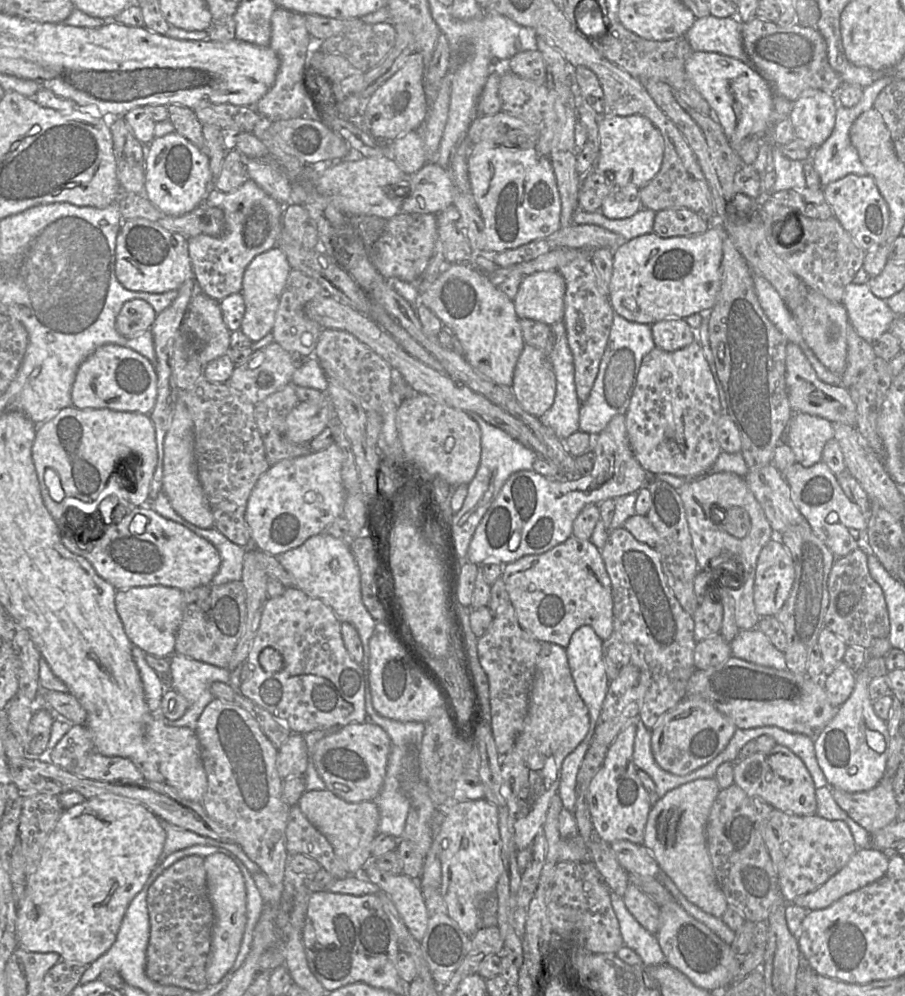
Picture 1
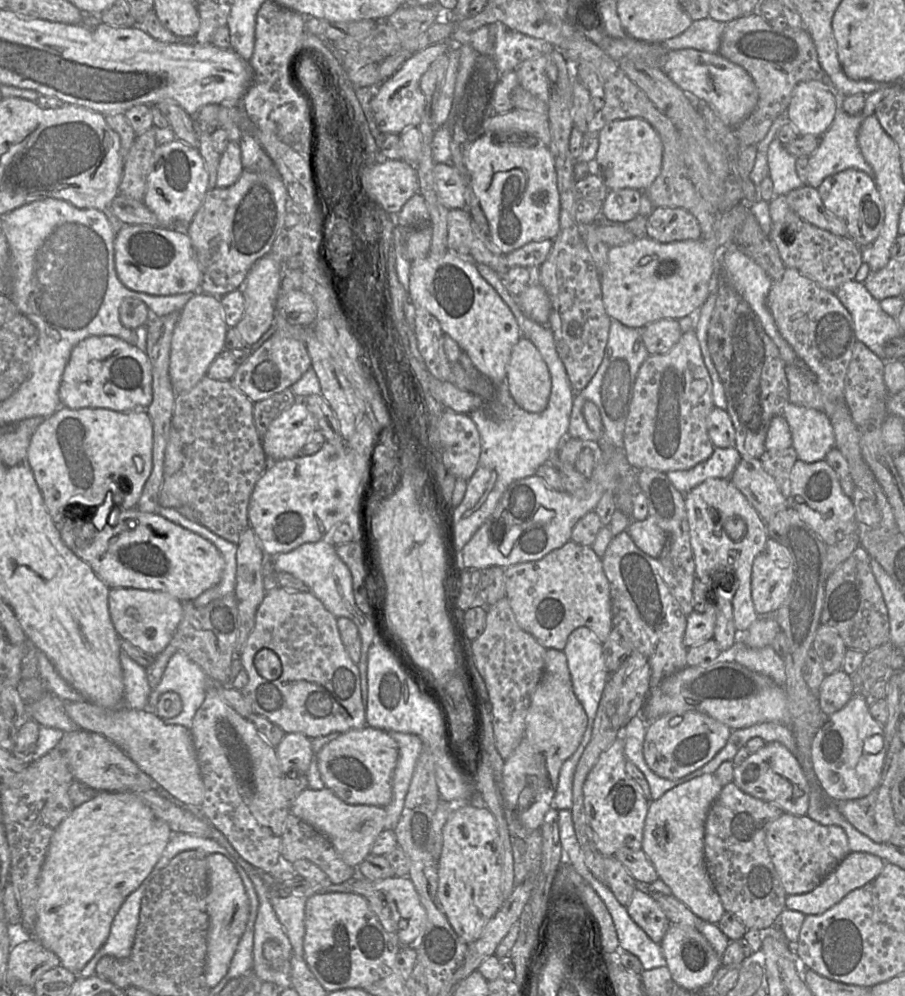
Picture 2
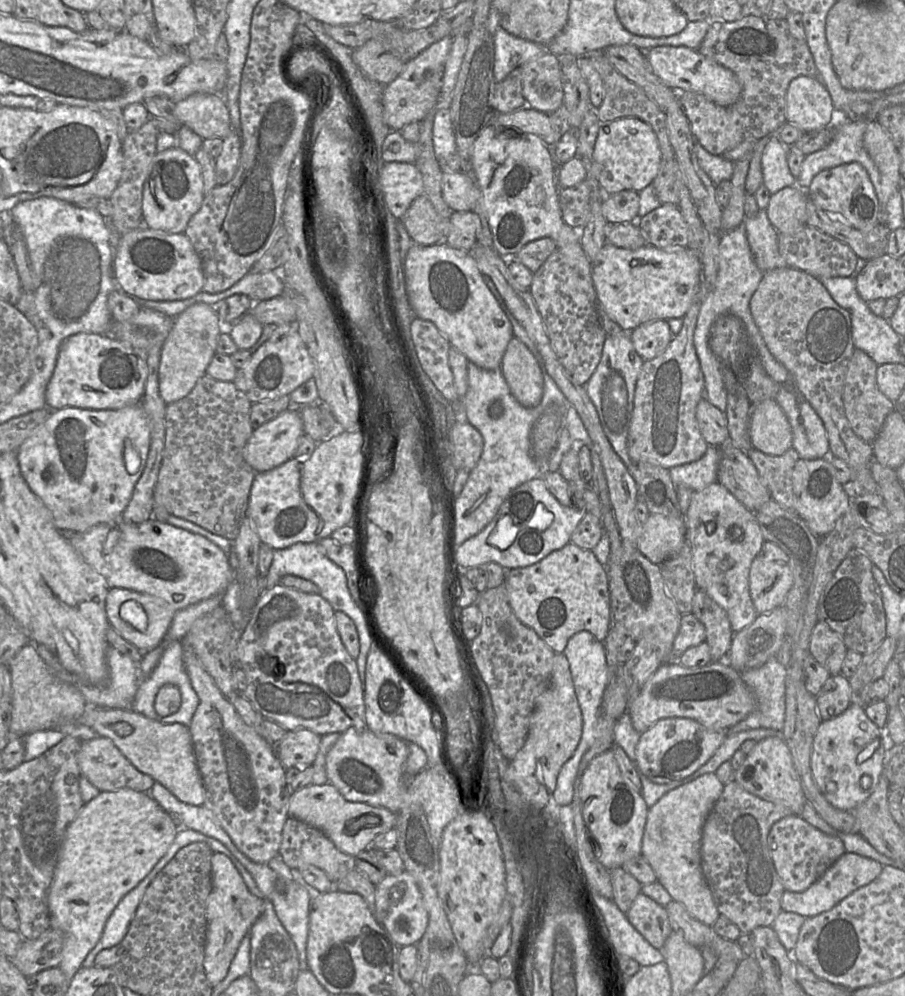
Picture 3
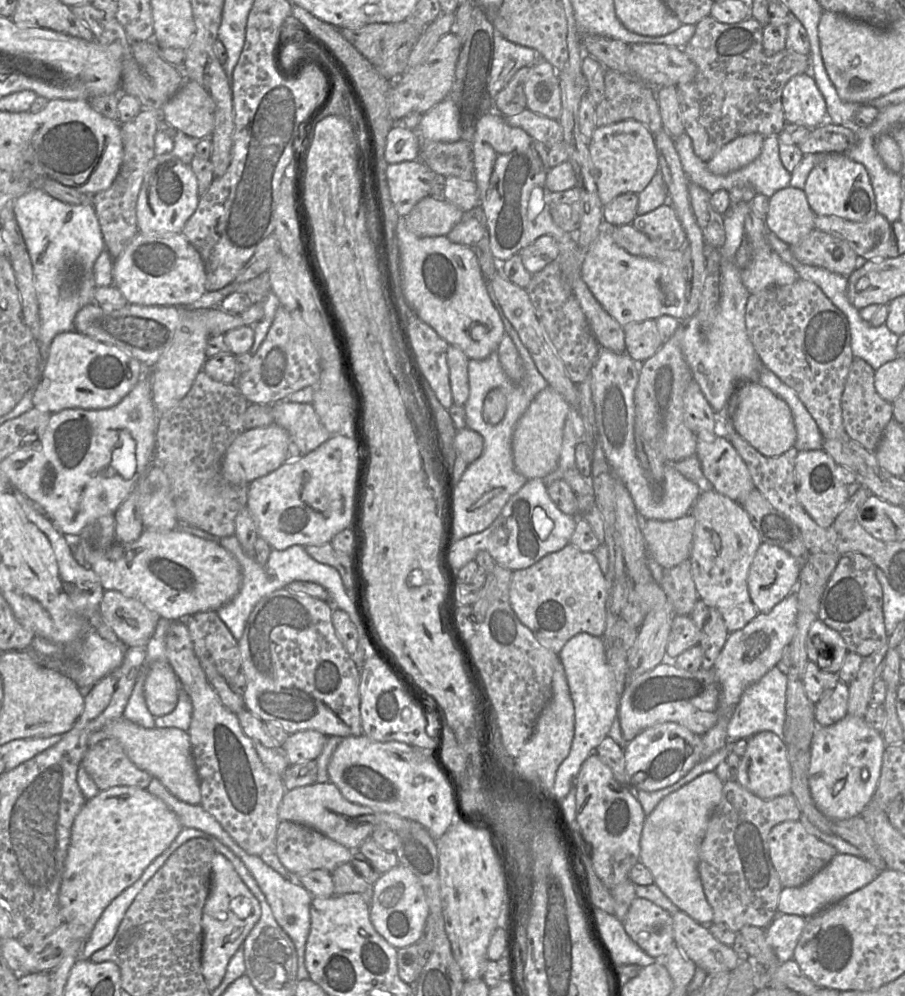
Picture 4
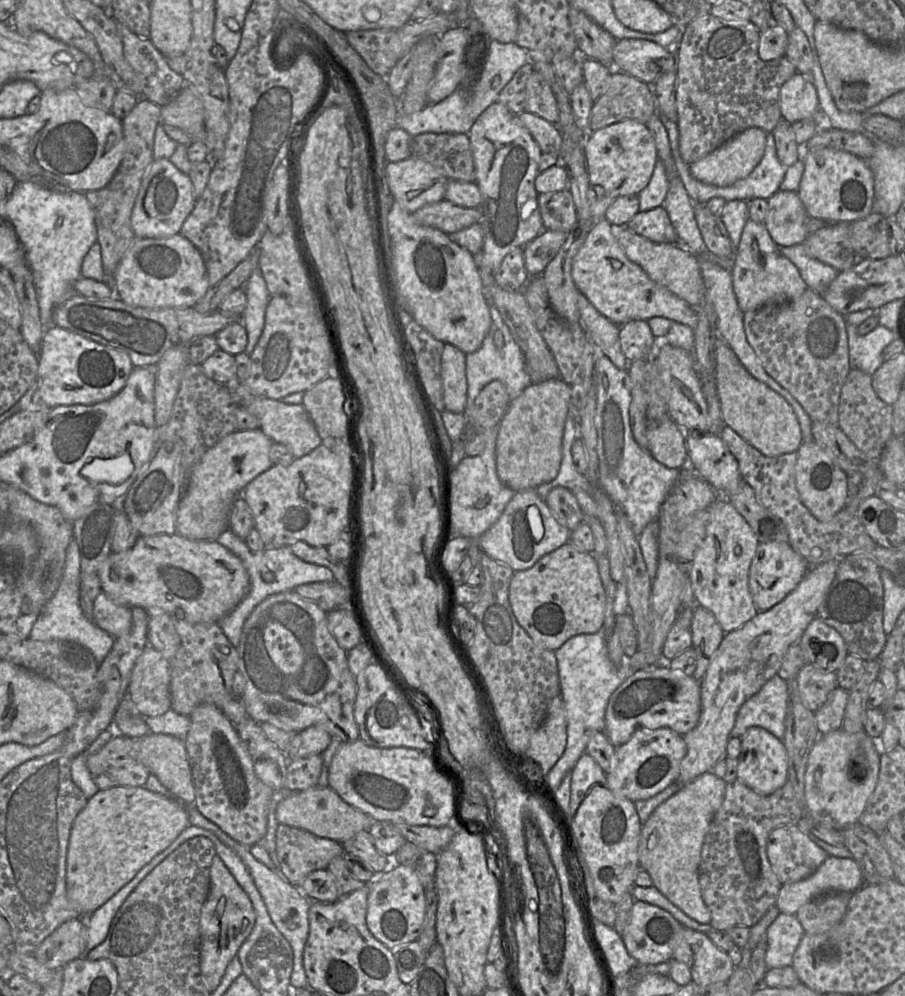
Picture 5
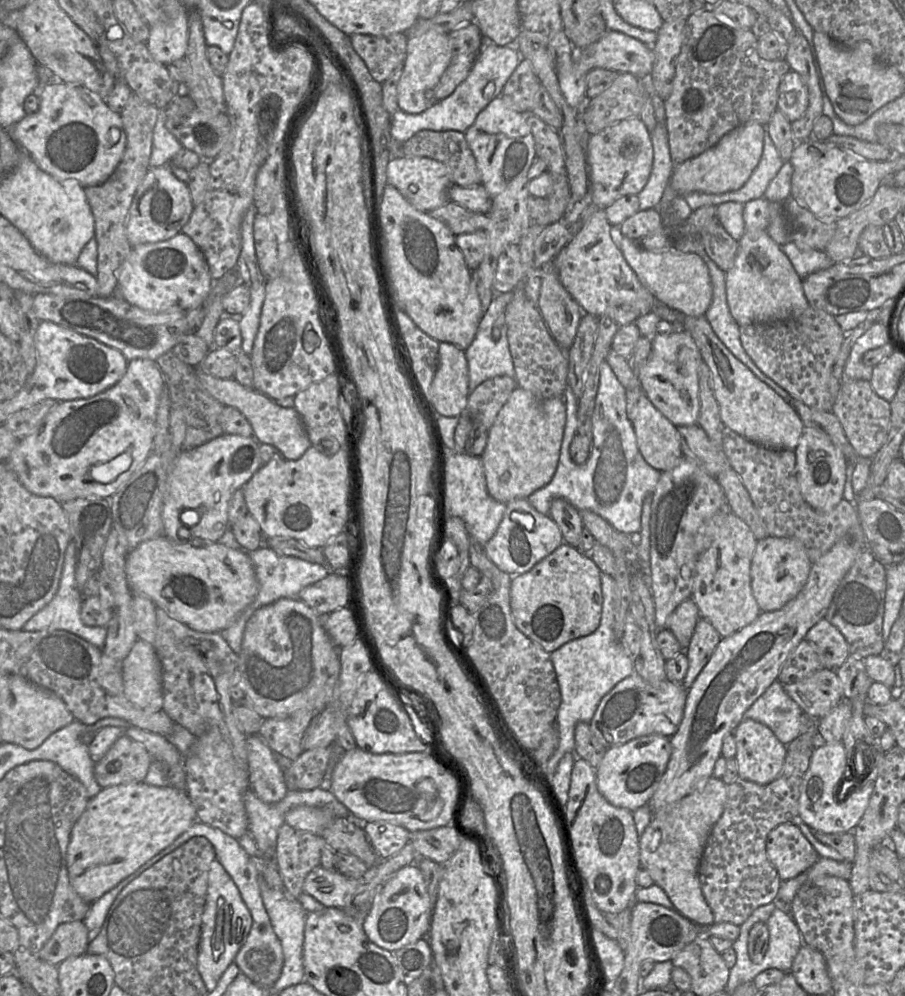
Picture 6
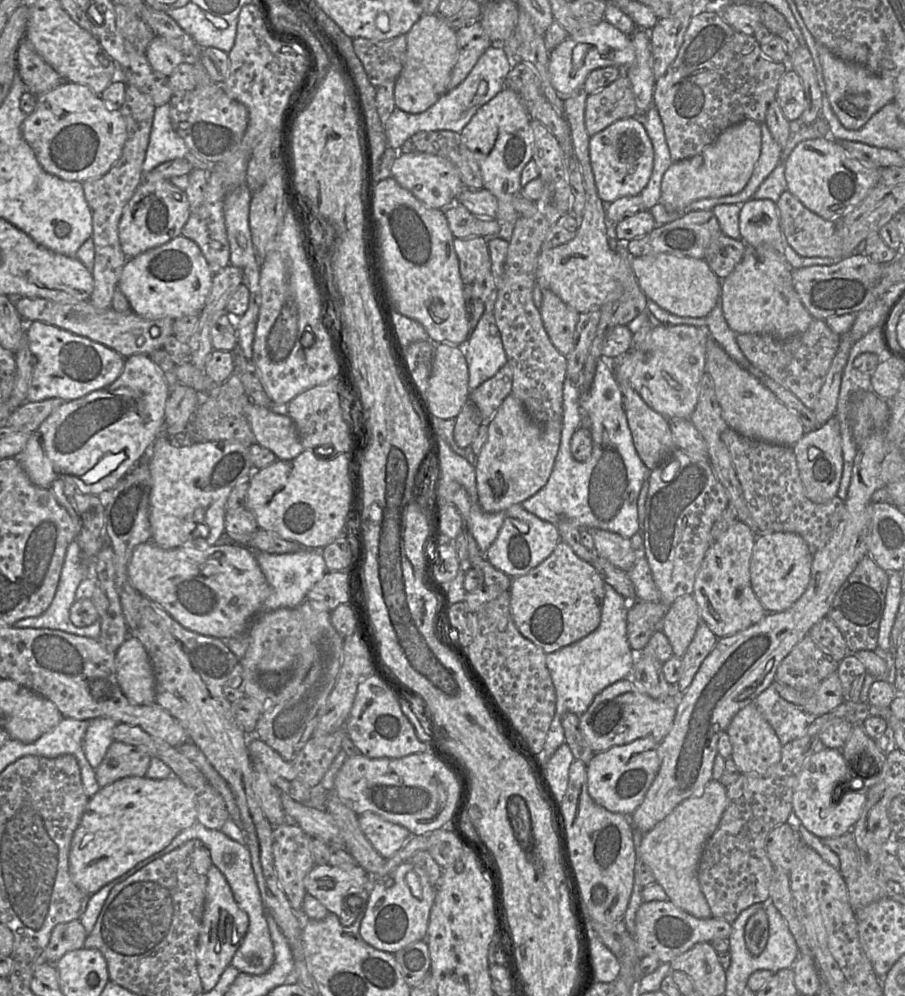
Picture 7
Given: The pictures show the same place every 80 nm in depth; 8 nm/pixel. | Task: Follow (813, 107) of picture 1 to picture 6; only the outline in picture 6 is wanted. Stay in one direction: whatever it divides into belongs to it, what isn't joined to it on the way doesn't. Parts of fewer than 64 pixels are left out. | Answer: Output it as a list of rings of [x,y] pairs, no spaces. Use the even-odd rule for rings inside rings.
[[[794,70],[787,72],[778,88],[778,109],[792,123],[803,116],[809,104],[807,87]]]

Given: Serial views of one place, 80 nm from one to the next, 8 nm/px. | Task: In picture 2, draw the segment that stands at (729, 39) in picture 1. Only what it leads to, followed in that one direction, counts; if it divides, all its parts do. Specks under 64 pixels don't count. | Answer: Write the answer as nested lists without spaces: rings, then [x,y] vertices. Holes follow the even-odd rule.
[[[710,16],[694,20],[680,35],[664,40],[661,44],[668,50],[693,48],[699,51],[718,52],[725,23]]]

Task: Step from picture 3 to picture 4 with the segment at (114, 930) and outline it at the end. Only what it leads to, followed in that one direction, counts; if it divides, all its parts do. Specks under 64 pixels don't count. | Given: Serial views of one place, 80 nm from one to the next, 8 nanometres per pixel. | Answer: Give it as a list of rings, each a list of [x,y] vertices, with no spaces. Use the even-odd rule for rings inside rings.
[[[167,848],[144,870],[136,882],[126,888],[106,907],[95,924],[90,936],[87,938],[83,951],[78,956],[78,959],[90,960],[93,953],[111,943],[126,911],[145,884],[171,856],[169,855],[170,851],[171,850]]]

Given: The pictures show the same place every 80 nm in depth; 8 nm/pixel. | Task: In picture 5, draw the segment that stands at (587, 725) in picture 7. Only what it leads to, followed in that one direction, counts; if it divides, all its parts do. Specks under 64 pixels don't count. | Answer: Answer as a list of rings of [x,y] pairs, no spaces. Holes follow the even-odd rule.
[[[654,666],[629,671],[629,676],[610,696],[602,731],[617,747],[626,743],[637,729],[670,728],[685,735],[695,728],[701,713],[700,682],[669,666]]]

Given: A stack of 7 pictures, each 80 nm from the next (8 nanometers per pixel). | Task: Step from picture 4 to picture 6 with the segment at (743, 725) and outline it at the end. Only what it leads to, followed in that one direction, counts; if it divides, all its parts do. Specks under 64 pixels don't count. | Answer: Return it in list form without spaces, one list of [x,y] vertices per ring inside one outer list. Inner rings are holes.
[[[776,680],[745,711],[744,719],[766,725],[781,743],[788,745],[802,733],[803,715],[801,708],[785,692],[783,684]]]

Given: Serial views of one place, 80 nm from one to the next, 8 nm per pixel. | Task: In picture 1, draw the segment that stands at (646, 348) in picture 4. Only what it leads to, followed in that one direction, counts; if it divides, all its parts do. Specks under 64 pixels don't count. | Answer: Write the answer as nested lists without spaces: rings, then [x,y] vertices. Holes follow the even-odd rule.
[[[667,318],[650,327],[655,347],[667,352],[685,348],[698,340],[697,329],[691,329],[682,318]]]

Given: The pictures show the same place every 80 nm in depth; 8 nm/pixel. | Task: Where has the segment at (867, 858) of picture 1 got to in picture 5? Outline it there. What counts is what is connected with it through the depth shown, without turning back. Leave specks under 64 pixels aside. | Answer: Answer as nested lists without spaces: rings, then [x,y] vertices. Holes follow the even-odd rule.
[[[829,856],[809,877],[797,882],[782,884],[775,905],[782,913],[796,915],[802,905],[818,896],[828,892],[853,893],[863,885],[861,869],[854,859]]]

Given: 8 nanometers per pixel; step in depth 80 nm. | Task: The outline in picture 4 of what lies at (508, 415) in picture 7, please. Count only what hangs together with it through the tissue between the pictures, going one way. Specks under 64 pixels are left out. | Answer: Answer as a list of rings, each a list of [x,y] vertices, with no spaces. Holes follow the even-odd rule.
[[[547,386],[518,420],[512,438],[513,461],[516,470],[526,479],[543,478],[557,468],[569,406],[558,391]]]

